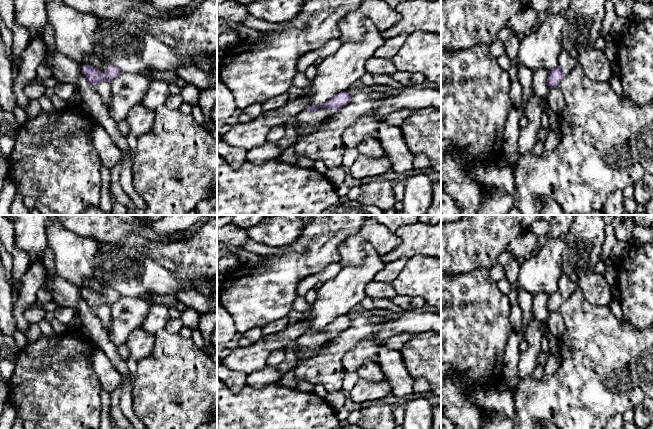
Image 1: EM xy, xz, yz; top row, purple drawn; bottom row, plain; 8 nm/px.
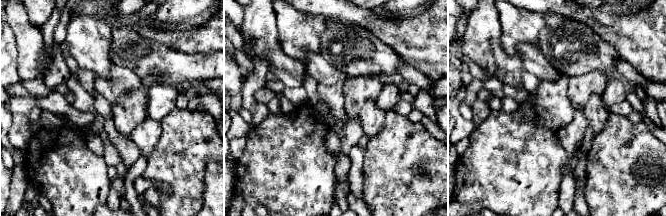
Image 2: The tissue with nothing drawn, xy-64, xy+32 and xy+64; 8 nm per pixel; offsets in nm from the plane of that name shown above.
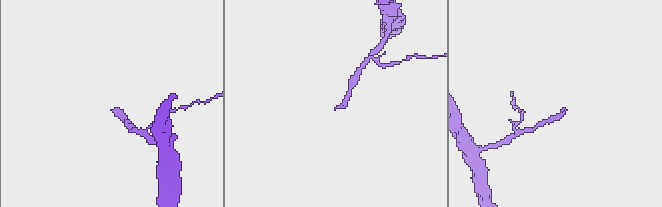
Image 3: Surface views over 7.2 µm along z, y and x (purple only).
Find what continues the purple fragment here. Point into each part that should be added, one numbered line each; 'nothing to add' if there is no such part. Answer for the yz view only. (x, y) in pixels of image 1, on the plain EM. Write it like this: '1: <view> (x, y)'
1: yz (566, 286)

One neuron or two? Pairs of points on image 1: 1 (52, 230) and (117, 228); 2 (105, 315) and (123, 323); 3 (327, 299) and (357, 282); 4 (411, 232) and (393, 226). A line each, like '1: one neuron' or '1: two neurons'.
1: two neurons
2: two neurons
3: one neuron
4: two neurons

